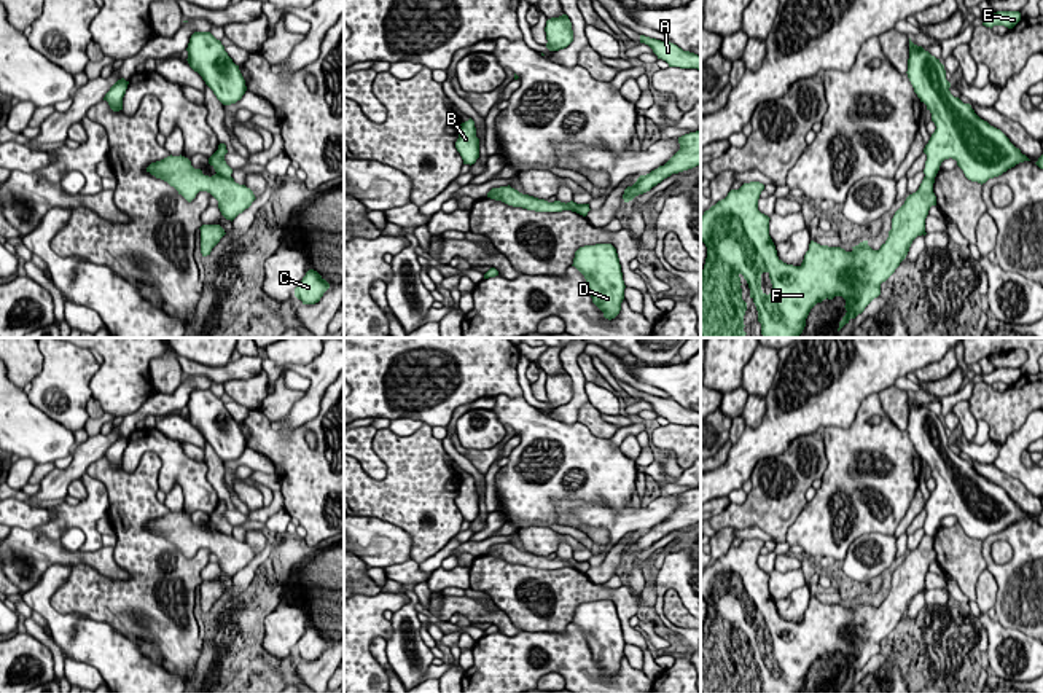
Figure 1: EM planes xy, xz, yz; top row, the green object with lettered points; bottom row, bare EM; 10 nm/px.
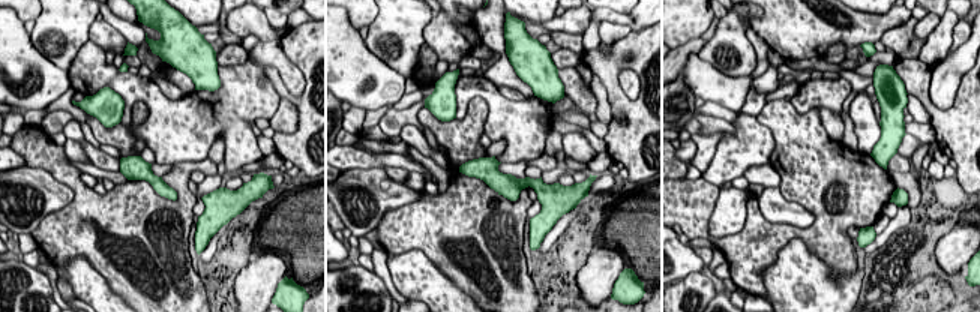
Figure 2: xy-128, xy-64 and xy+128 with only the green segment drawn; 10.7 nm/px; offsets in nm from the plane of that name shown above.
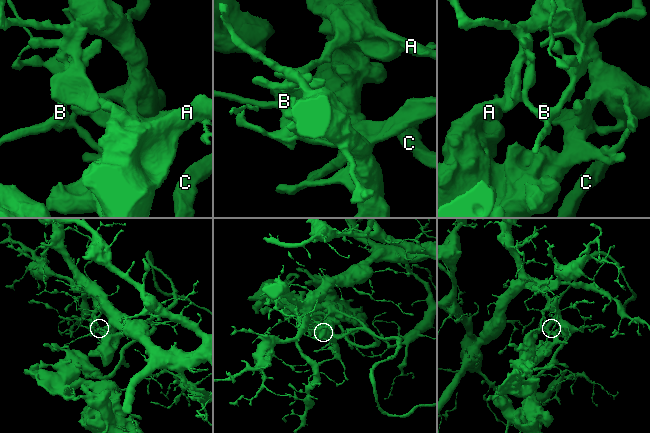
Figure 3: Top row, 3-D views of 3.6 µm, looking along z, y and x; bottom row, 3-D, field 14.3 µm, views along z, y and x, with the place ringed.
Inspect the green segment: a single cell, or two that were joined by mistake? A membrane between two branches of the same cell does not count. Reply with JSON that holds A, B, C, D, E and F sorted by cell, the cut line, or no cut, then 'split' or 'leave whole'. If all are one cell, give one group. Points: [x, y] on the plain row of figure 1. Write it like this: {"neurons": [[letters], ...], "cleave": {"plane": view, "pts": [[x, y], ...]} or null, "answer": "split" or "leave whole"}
{"neurons": [["A", "C", "F"], ["B", "D", "E"]], "cleave": {"plane": "xy", "pts": [[215, 531], [230, 534]]}, "answer": "split"}

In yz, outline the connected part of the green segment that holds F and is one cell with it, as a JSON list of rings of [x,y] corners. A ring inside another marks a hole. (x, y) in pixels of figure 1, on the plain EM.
[[[924,534],[919,546],[909,551],[892,575],[892,586],[879,607],[873,607],[868,597],[846,609],[841,604],[820,602],[814,597],[799,623],[787,621],[777,613],[769,593],[769,574],[758,567],[758,556],[764,542],[760,538],[744,540],[731,546],[728,553],[712,562],[701,574],[701,597],[707,604],[707,615],[701,628],[701,693],[745,693],[744,672],[747,660],[742,656],[740,631],[748,640],[750,655],[758,668],[763,693],[799,693],[806,683],[811,666],[823,656],[842,653],[846,672],[838,688],[865,668],[881,652],[885,639],[906,615],[912,597],[925,593],[925,575],[932,562],[936,562],[933,550],[935,537]],[[768,629],[772,648],[761,647],[761,631]]]

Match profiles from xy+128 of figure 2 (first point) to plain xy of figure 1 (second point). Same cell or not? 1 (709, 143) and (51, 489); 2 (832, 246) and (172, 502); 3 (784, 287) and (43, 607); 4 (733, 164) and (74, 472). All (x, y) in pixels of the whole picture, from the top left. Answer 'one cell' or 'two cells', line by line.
1: one cell
2: two cells
3: one cell
4: two cells

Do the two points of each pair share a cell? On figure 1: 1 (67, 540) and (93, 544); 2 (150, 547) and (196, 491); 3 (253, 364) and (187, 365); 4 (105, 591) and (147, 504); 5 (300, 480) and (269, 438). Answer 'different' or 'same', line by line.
1: different
2: different
3: same
4: same
5: same

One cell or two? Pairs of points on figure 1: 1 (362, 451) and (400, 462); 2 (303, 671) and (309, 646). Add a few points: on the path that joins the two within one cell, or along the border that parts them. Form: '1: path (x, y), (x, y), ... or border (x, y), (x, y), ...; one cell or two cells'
1: border (378, 430), (373, 451), (386, 465), (381, 481); two cells
2: path (309, 665), (309, 652); one cell

